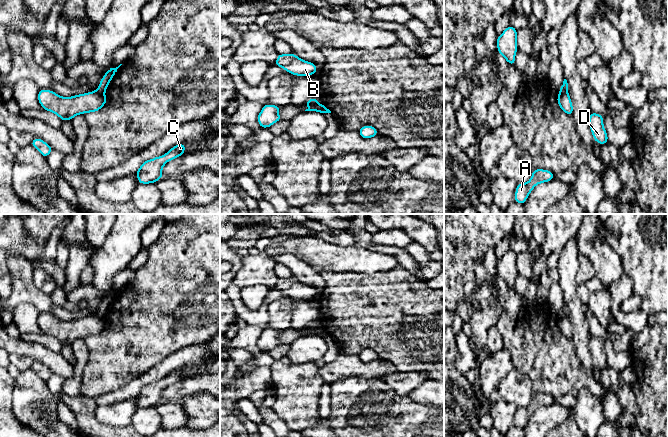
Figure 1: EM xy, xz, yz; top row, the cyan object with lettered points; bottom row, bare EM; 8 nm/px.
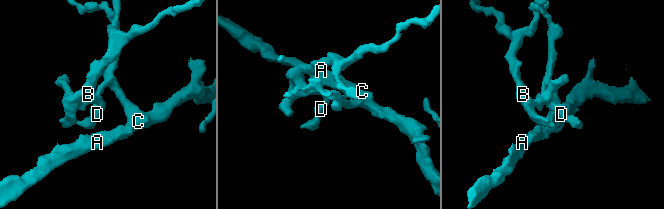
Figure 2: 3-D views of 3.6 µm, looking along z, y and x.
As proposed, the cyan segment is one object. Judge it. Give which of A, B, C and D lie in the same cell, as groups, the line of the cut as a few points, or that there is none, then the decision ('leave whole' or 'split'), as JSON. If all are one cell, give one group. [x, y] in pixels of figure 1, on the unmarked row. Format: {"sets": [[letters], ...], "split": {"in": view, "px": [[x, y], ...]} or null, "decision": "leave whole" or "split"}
{"sets": [["A", "C"], ["B", "D"]], "split": {"in": "yz", "px": [[559, 316], [567, 317]]}, "decision": "split"}

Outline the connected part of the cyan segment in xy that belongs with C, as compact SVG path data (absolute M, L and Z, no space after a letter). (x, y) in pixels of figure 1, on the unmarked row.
M185 367L178 368L172 371L163 380L158 380L144 385L138 395L135 397L139 408L155 407L163 402L162 392L168 385L174 384L175 382L186 378L184 376L185 371Z

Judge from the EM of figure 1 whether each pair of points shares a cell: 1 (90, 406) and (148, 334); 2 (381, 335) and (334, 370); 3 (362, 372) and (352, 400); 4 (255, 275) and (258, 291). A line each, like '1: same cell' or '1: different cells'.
1: different cells
2: different cells
3: different cells
4: different cells

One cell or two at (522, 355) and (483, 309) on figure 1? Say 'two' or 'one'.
two

